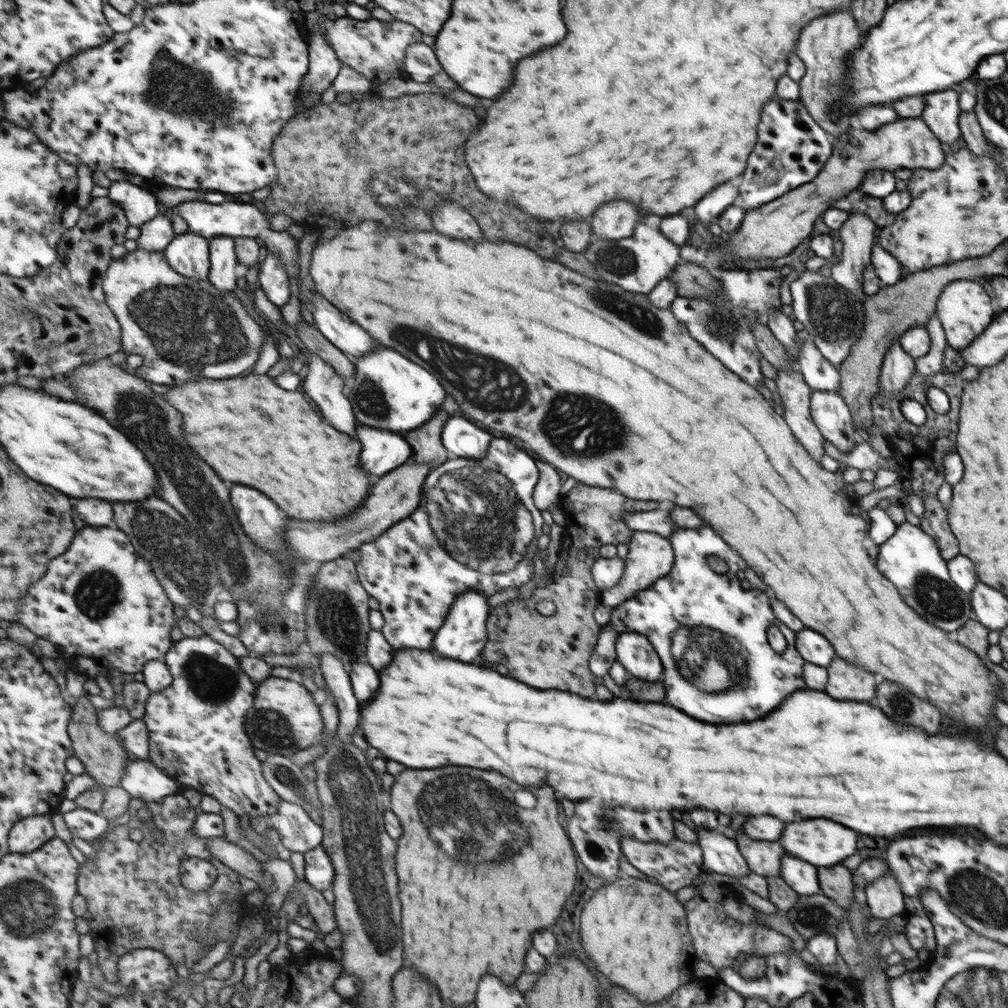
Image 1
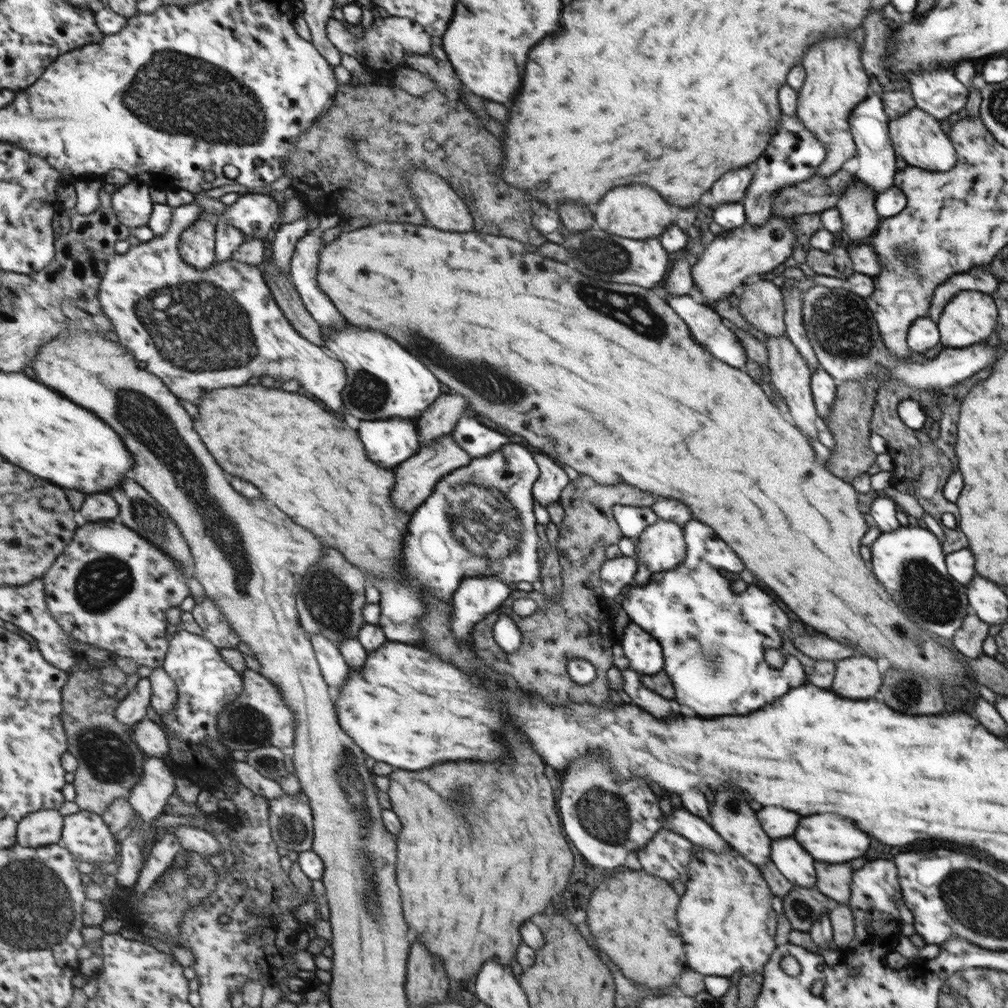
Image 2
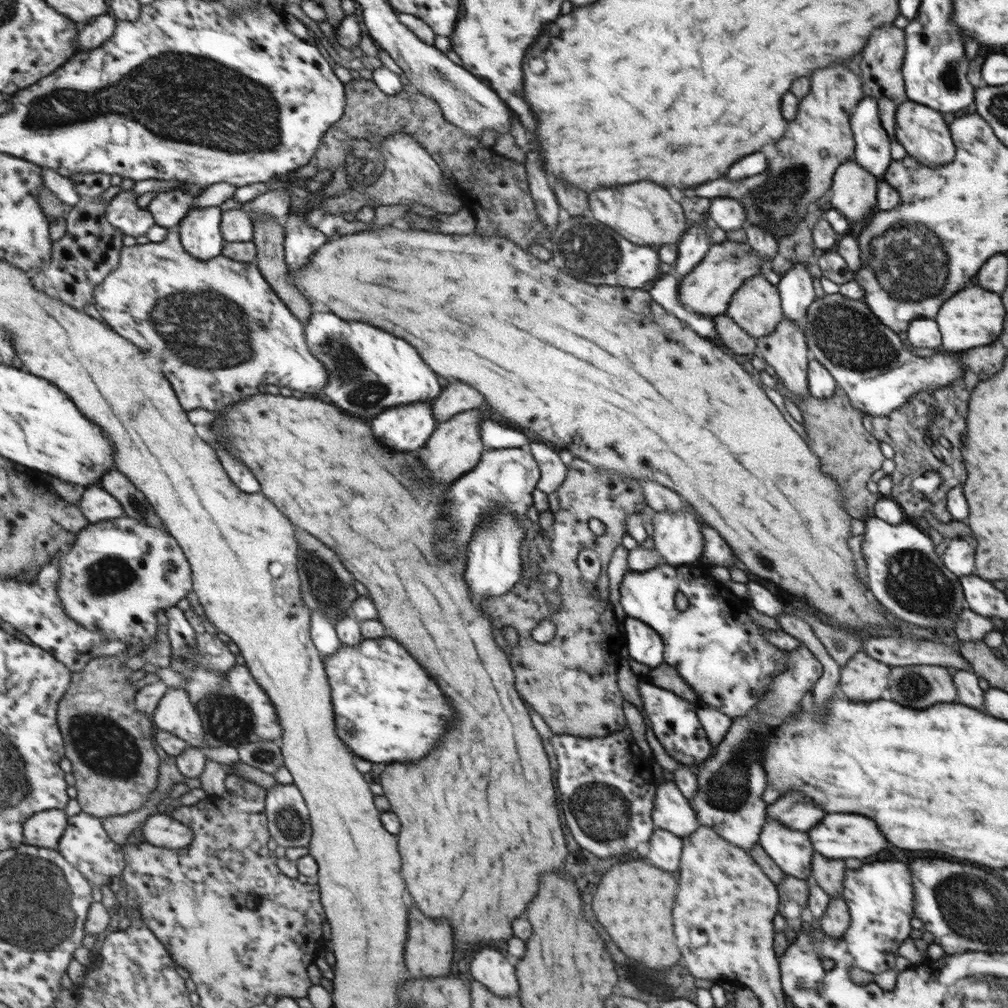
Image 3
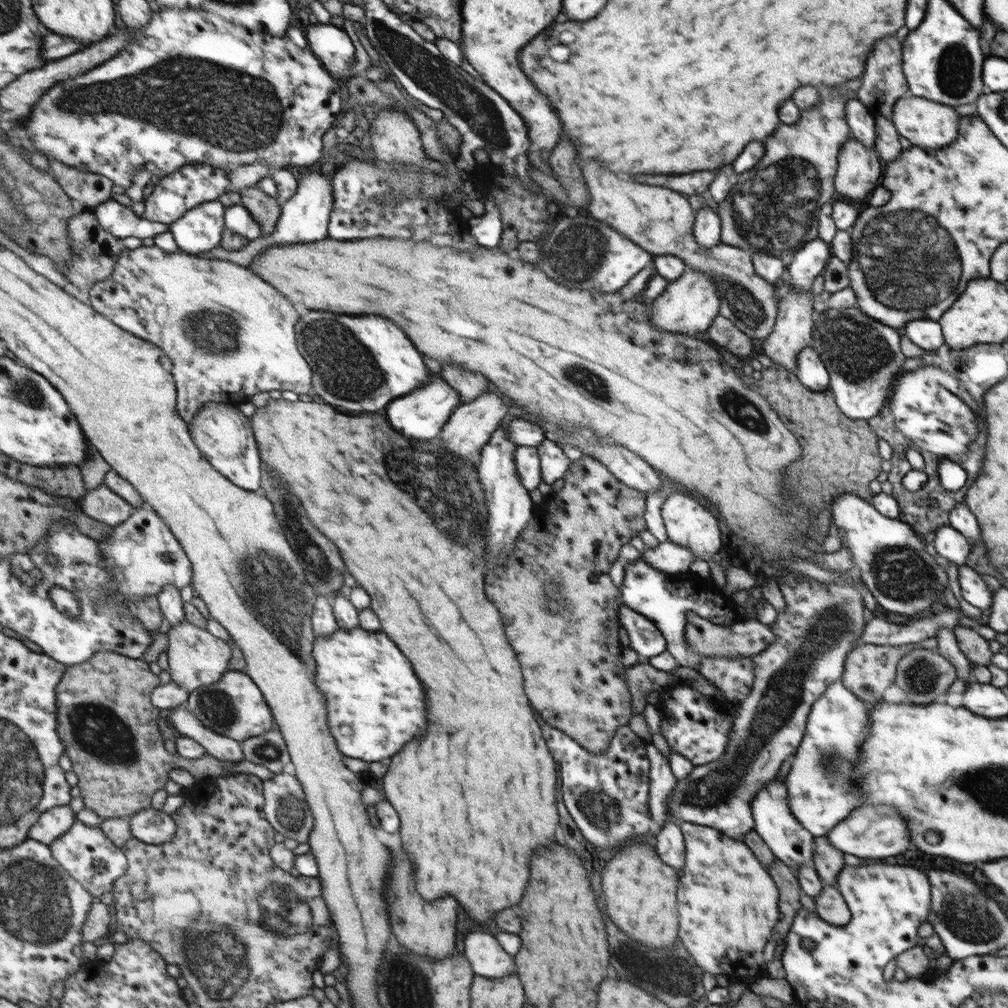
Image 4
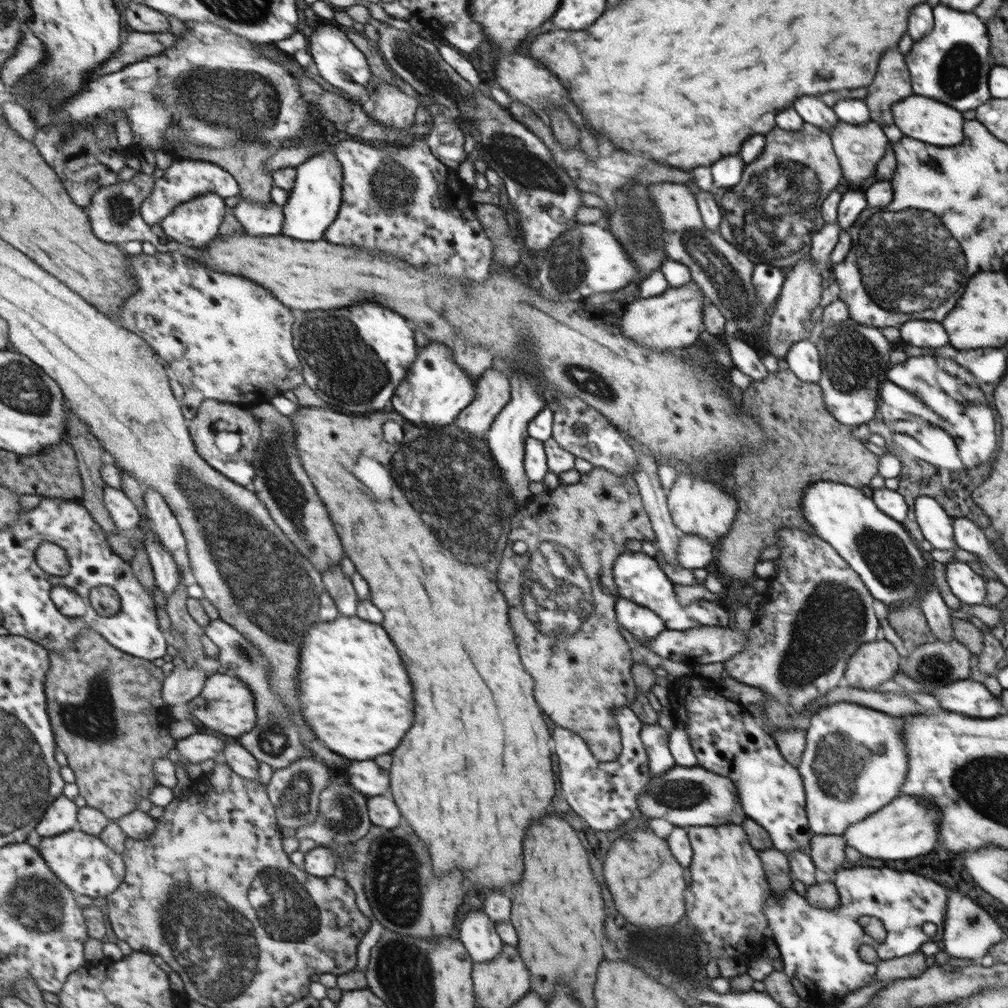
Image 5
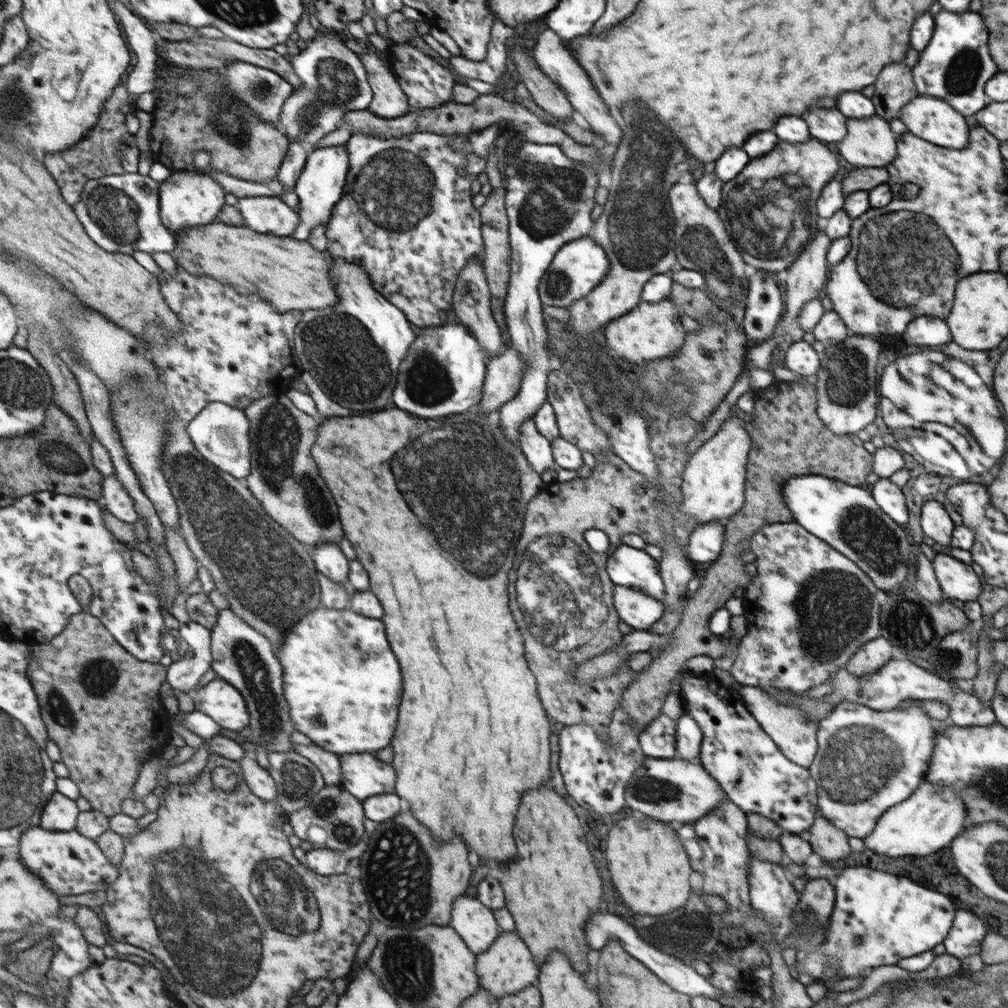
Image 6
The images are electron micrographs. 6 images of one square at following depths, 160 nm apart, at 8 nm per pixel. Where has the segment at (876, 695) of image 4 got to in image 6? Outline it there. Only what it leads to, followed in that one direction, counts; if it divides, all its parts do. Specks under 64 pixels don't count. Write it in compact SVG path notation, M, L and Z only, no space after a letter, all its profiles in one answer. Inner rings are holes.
M882 636L868 641L851 656L846 667L856 676L879 671L879 668L892 659L892 645L891 641Z

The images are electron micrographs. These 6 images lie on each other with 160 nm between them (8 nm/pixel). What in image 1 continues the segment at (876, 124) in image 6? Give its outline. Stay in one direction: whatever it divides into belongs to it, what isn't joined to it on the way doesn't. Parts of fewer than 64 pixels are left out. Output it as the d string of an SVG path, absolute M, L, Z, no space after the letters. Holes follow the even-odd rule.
M851 213L852 216L848 218L848 222L843 225L842 228L836 233L838 238L842 240L843 252L841 261L836 265L832 266L832 280L837 284L843 286L850 292L854 293L858 300L864 302L860 299L861 295L864 294L863 280L864 280L864 270L871 264L872 256L872 246L874 246L874 232L876 232L876 224L872 222L871 218L868 218L864 213Z

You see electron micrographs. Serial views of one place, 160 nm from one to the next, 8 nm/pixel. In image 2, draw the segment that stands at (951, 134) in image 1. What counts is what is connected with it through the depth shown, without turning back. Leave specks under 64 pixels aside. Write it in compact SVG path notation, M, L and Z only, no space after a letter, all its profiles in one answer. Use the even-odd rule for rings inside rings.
M950 67L913 72L907 76L907 82L906 89L911 93L915 106L929 112L936 120L960 112L970 98L970 92Z

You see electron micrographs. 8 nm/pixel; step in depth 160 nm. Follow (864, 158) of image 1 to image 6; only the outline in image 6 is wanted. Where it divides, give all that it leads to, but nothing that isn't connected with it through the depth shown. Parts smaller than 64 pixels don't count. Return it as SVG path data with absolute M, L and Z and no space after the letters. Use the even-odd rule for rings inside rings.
M919 95L908 101L899 119L908 131L944 148L968 147L968 124L953 105L938 97ZM670 298L656 303L642 299L639 306L631 312L612 320L603 329L610 357L616 358L620 363L626 362L628 358L630 364L640 364L644 360L654 362L654 358L668 357L668 354L678 352L685 342L686 330L676 316L676 307Z

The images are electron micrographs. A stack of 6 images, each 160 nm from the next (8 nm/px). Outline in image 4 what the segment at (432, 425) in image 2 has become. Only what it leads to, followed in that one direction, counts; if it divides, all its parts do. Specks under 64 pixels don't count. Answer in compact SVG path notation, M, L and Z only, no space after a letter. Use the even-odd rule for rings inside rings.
M446 364L442 367L440 374L448 381L448 384L451 384L459 392L461 405L478 398L491 388L490 382L482 374L470 372L466 368L454 366L454 364Z

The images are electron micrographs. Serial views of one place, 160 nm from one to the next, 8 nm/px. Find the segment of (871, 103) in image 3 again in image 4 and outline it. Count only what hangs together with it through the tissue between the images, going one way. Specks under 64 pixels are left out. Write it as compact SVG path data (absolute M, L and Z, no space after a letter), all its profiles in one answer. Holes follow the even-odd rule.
M857 98L846 104L846 119L851 134L870 148L875 147L875 116Z

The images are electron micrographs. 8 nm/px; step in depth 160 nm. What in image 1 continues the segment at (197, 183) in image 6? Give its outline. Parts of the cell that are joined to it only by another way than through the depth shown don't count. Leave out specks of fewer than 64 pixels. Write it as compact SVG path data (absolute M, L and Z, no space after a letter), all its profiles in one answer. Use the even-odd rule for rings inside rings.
M192 231L180 234L170 244L166 256L186 278L211 280L211 240Z

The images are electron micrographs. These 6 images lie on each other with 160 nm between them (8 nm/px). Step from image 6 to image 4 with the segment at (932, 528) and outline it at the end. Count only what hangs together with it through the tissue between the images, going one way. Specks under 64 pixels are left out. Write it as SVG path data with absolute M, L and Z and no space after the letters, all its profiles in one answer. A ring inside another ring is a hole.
M949 524L940 525L933 531L935 536L933 545L937 553L958 567L966 565L965 560L971 549L966 537Z

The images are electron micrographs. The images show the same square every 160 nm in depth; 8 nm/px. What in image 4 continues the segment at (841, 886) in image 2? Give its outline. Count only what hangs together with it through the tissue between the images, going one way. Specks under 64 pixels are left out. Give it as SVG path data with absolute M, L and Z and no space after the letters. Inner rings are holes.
M818 837L815 840L814 868L817 875L829 885L837 885L838 873L842 870L844 864L844 853L838 852L828 838Z

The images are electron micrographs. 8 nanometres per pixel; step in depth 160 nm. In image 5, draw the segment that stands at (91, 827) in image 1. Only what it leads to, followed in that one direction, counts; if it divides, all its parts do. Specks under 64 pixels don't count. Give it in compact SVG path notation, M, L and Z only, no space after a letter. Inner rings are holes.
M82 829L58 837L44 837L39 850L49 867L76 893L93 898L108 898L116 892L127 877L127 862L122 854L108 846L101 836L90 835Z

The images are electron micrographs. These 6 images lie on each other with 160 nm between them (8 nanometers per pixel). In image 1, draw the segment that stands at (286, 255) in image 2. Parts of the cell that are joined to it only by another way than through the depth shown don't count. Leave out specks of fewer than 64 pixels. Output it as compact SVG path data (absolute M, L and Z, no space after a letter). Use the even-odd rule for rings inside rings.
M270 253L261 266L259 281L271 302L280 308L292 300L292 284L287 264Z

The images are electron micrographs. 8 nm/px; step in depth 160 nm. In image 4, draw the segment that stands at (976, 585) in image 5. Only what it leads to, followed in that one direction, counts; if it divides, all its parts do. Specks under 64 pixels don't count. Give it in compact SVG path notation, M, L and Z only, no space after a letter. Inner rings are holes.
M960 565L958 567L958 582L964 600L987 613L990 606L993 605L992 592L990 592L990 588L986 588L980 574L974 572L968 565Z

